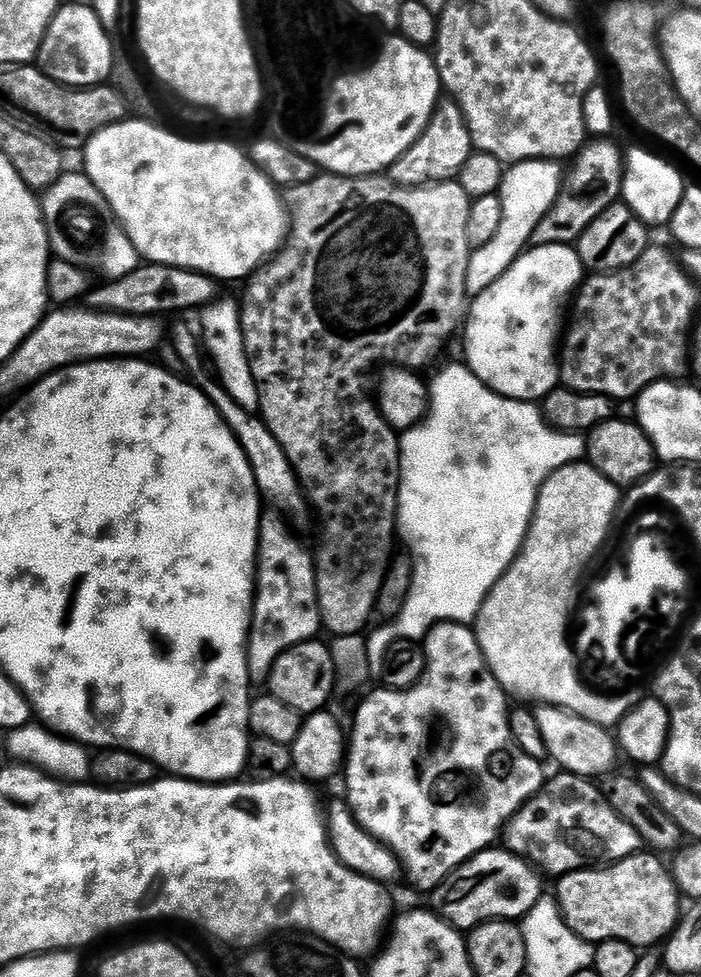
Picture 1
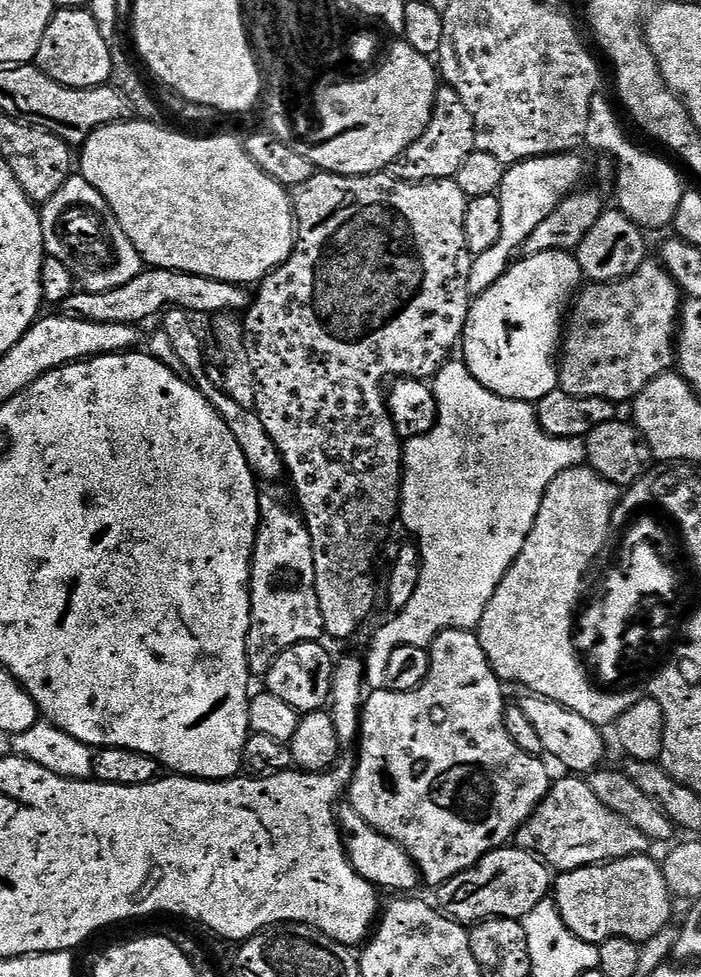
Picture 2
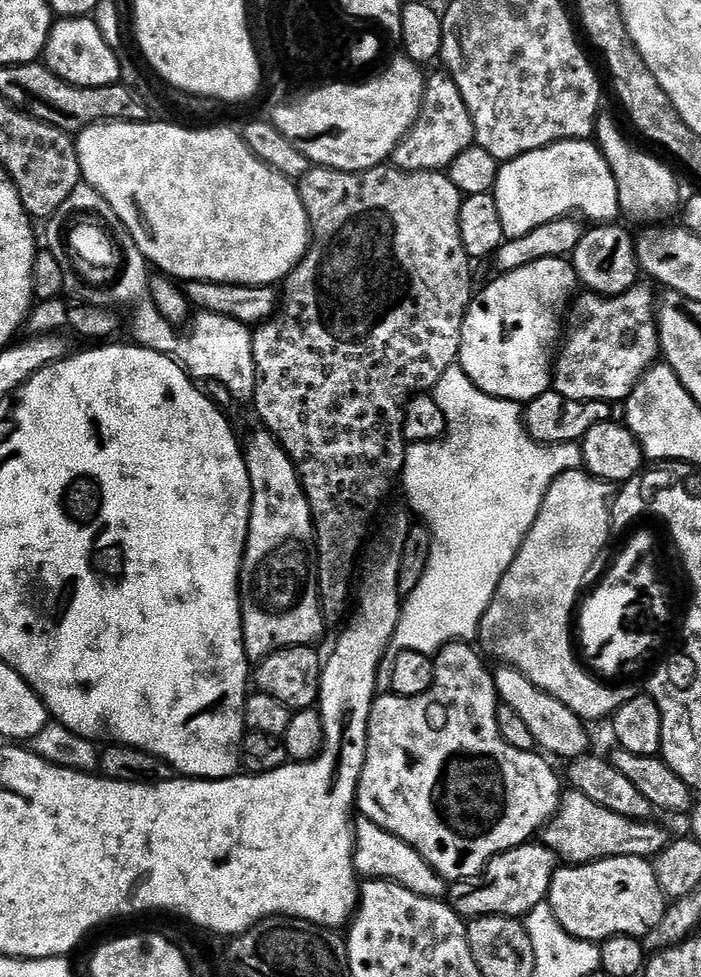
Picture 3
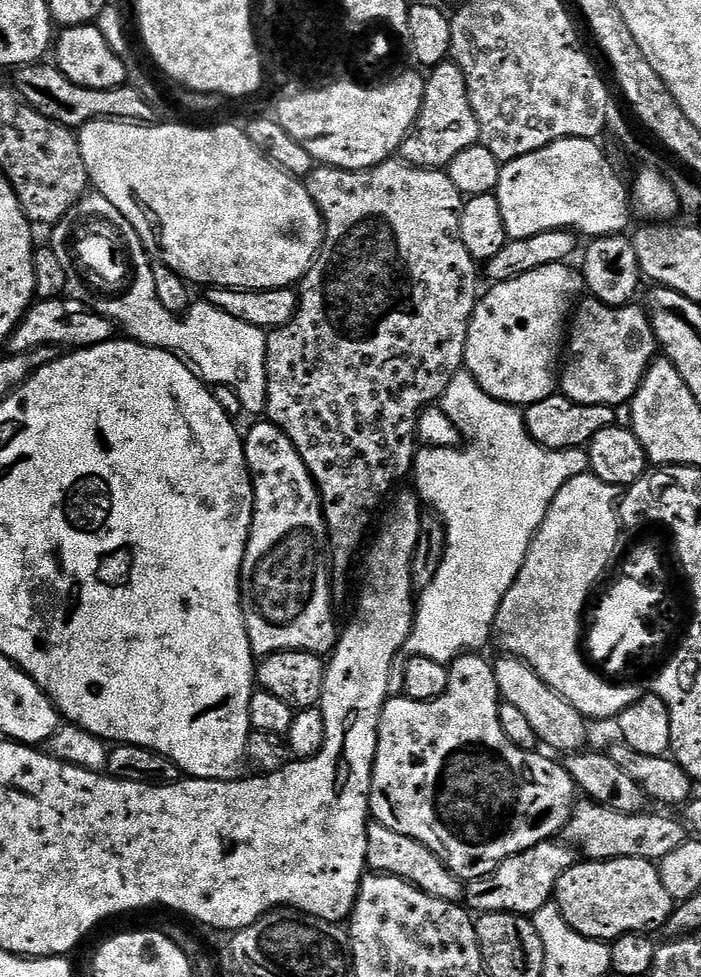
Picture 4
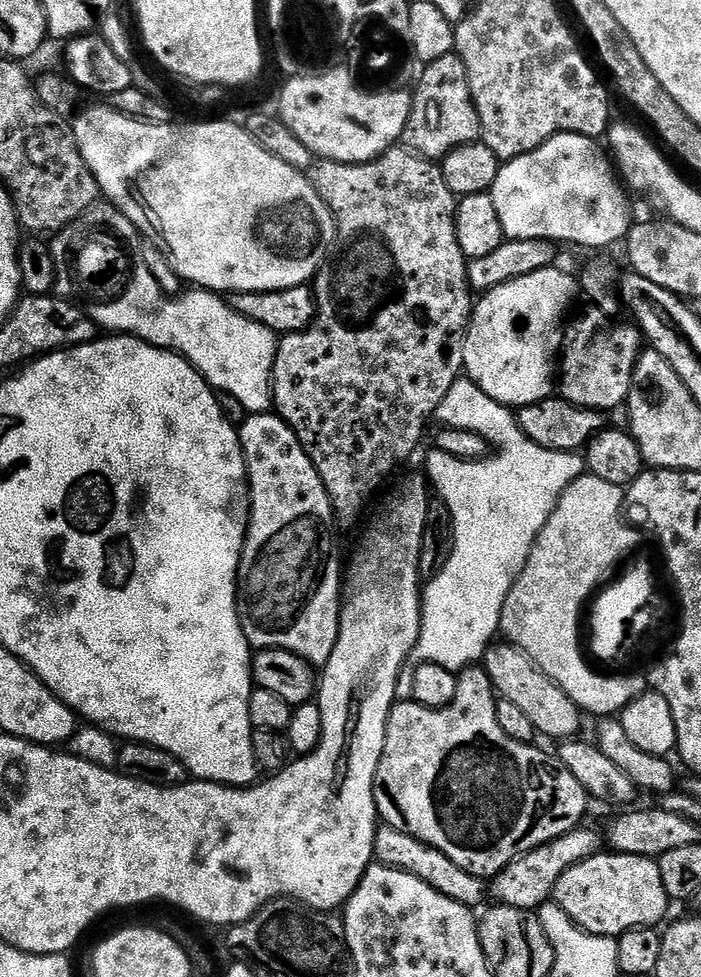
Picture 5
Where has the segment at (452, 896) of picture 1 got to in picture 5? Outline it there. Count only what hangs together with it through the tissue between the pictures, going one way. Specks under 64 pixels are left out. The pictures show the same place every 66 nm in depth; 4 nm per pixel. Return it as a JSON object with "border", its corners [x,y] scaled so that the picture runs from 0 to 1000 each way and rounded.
{"border":[[[829,845],[809,852],[807,855],[776,864],[770,868],[753,872],[748,876],[730,880],[715,893],[708,894],[699,901],[699,917],[708,925],[720,925],[729,929],[746,929],[749,931],[769,930],[772,925],[783,924],[785,918],[792,914],[796,899],[807,890],[813,890],[820,884],[832,880],[840,880],[852,875],[859,868],[859,856],[843,852],[837,845]]]}

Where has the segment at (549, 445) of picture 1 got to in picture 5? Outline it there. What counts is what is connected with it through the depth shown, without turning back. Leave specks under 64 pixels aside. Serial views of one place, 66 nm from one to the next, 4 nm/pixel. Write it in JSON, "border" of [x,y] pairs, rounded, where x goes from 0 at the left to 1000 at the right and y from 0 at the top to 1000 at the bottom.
{"border":[[[658,387],[648,391],[648,395],[642,395],[642,399],[636,403],[636,407],[631,407],[631,411],[625,416],[621,424],[623,431],[629,435],[642,438],[658,438],[666,442],[679,442],[683,446],[690,447],[698,455],[705,460],[700,465],[692,466],[682,471],[655,471],[652,467],[643,467],[626,461],[616,461],[611,467],[611,483],[608,482],[608,490],[622,504],[626,511],[639,520],[639,525],[645,528],[645,555],[639,566],[639,573],[633,577],[633,582],[623,588],[618,594],[609,595],[602,602],[602,613],[599,616],[599,648],[596,655],[588,663],[586,675],[602,680],[623,680],[636,686],[655,689],[658,686],[678,681],[680,678],[689,677],[699,660],[709,654],[713,647],[713,629],[716,628],[716,620],[722,616],[722,612],[728,608],[728,604],[733,600],[733,596],[742,591],[742,584],[748,581],[749,575],[753,573],[755,567],[765,554],[765,548],[773,542],[773,538],[779,538],[779,534],[785,530],[785,526],[790,522],[790,518],[799,512],[799,507],[809,502],[813,493],[819,493],[826,487],[835,486],[836,471],[826,462],[819,463],[792,463],[790,461],[779,461],[773,456],[767,456],[767,452],[762,452],[756,448],[750,448],[750,444],[742,439],[742,432],[738,423],[726,418],[722,414],[712,414],[705,407],[699,407],[686,399],[675,389]]]}

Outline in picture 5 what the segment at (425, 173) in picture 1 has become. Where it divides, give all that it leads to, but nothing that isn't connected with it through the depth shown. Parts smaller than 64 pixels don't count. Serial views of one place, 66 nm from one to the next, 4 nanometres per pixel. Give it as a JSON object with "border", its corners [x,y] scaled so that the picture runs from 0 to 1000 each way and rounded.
{"border":[[[646,55],[625,63],[603,67],[605,75],[591,89],[585,121],[573,143],[596,160],[618,166],[632,165],[649,151],[675,146],[685,138],[685,126],[670,96],[665,68]]]}

